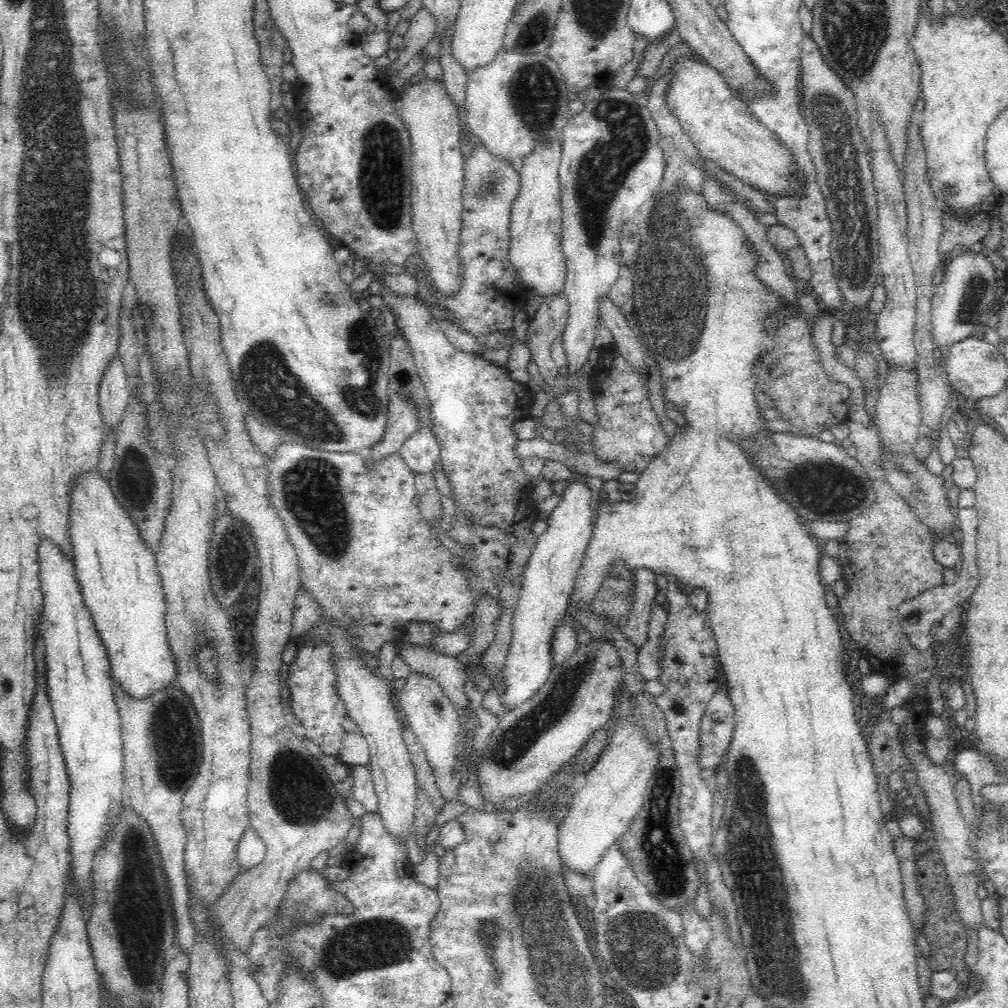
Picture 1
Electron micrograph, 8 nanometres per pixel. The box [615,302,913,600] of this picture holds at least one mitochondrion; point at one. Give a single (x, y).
(826, 489)

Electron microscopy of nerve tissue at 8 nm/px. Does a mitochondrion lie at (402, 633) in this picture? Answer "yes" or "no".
no

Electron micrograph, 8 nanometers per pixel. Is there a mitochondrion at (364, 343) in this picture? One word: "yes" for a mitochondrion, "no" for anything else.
yes

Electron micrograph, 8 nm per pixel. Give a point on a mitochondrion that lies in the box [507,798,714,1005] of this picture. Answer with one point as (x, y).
(644, 949)

